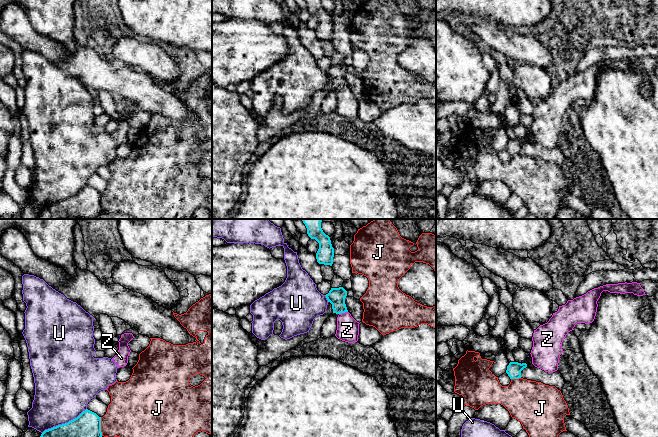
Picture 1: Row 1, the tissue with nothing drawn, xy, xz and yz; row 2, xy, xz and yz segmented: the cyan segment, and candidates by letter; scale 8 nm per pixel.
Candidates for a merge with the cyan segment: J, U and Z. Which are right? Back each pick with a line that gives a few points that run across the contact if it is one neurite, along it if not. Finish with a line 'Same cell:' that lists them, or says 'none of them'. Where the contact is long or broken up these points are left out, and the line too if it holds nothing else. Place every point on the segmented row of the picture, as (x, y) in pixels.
Z: line xz (336, 296), (338, 306), (343, 312), (347, 330)
Same cell: Z

